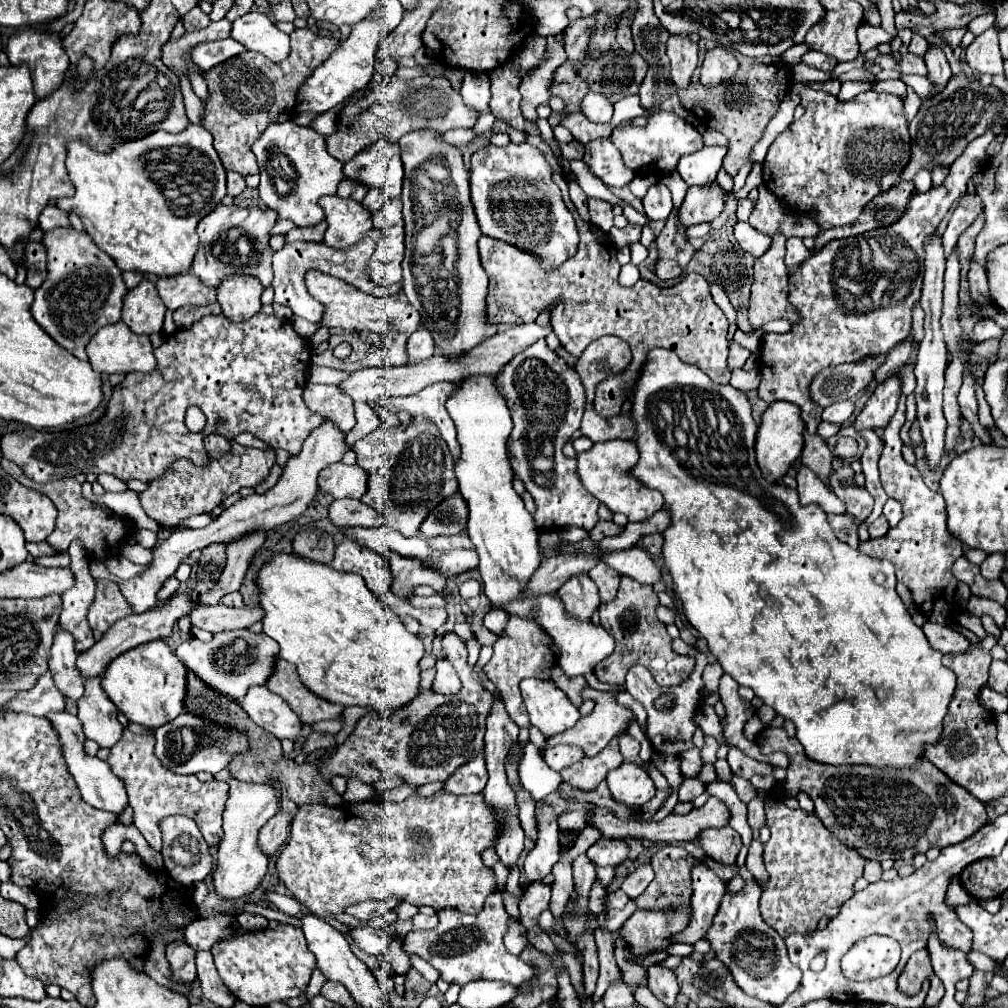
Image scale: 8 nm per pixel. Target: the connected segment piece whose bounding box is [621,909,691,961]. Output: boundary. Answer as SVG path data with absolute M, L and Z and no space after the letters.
M635 911L621 929L621 939L639 955L643 961L655 949L665 949L669 937L683 931L689 923L689 913L647 913Z

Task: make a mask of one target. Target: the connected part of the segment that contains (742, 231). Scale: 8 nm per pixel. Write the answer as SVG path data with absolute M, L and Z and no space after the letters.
M737 223L735 225L735 239L741 245L741 249L751 253L753 257L761 257L771 245L771 237L755 231L749 223Z

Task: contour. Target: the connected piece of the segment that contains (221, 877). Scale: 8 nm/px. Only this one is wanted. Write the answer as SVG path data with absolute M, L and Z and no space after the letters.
M229 779L229 801L223 813L223 839L219 843L219 855L217 855L217 869L213 873L215 889L225 899L235 899L249 895L267 873L269 859L265 853L261 853L261 847L257 847L257 833L259 829L279 811L281 801L277 795L277 789L273 785L261 785L261 783L247 783Z

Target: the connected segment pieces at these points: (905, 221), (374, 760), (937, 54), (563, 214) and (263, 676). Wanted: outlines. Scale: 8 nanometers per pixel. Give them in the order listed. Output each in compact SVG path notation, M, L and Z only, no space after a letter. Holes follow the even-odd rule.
M987 129L985 135L973 139L965 153L953 161L945 181L927 193L913 195L899 221L885 229L831 241L789 275L789 303L801 315L801 321L785 335L763 335L761 385L757 389L763 401L787 399L799 405L807 431L815 435L821 423L821 407L809 401L809 381L829 365L887 353L909 335L911 307L921 295L923 241L937 229L949 207L967 193L967 181L979 171L985 149L995 137L993 129Z
M445 633L441 643L445 659L457 669L461 691L457 695L433 695L431 691L427 691L427 695L419 695L409 705L405 705L405 709L393 713L393 717L371 717L371 713L363 715L355 723L355 729L347 737L347 741L337 749L337 753L333 753L329 759L323 759L321 767L325 779L333 775L345 775L373 785L379 779L401 775L407 779L407 783L425 785L431 781L449 779L449 775L459 765L481 751L485 717L493 697L483 685L473 679L467 665L465 641L461 641L461 637L455 633ZM405 747L415 755L405 755Z
M931 43L927 53L925 53L925 63L927 63L927 69L929 69L927 77L937 85L935 93L943 91L947 81L949 81L949 77L951 77L951 69L949 69L949 63L945 59L943 49L939 49L939 45Z
M509 143L507 147L487 145L471 155L471 201L483 235L539 255L545 269L559 267L577 251L579 243L573 215L565 207L551 173L543 153L529 143Z
M239 629L239 631L215 633L213 641L209 643L201 643L191 637L177 647L175 655L211 689L217 689L219 693L241 701L251 685L265 685L267 677L273 671L273 661L277 659L279 653L277 653L277 641L273 641L265 633L255 635L249 633L247 629Z

